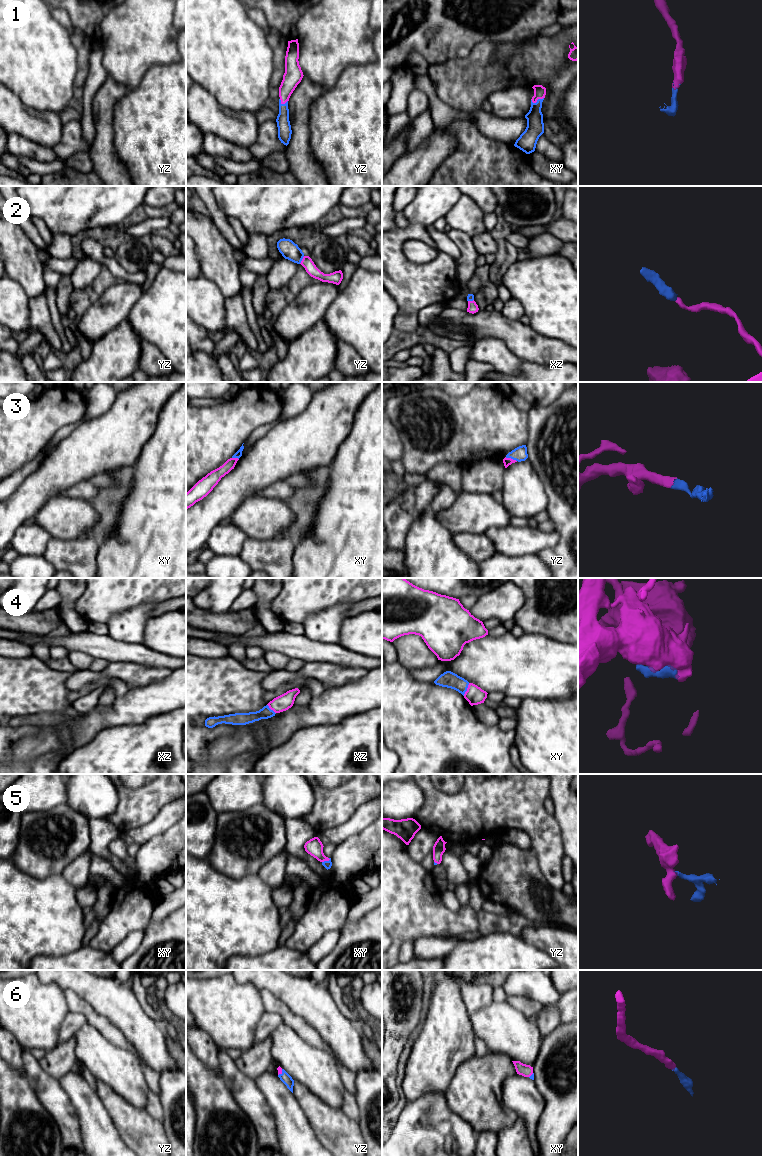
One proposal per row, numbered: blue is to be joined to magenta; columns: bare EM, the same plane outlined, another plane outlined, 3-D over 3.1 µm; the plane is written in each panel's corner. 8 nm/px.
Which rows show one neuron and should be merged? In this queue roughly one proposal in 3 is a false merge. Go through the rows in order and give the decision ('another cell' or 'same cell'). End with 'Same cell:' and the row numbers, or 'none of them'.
1: same cell
2: same cell
3: same cell
4: another cell
5: same cell
6: same cell
Same cell: 1, 2, 3, 5, 6

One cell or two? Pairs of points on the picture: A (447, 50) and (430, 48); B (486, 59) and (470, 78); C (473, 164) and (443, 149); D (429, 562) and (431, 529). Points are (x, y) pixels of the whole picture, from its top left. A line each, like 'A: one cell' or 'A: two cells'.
A: one cell
B: one cell
C: two cells
D: one cell

